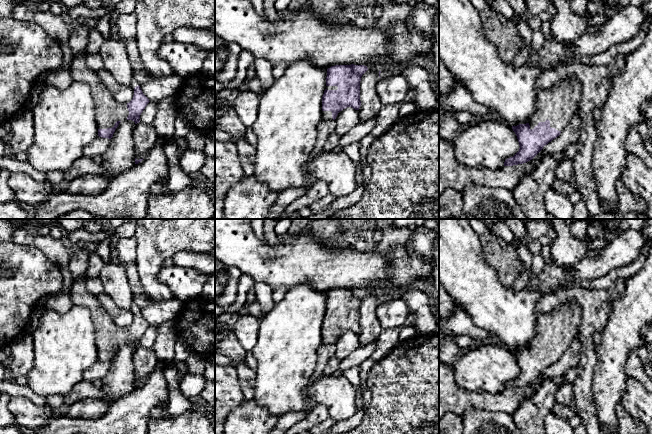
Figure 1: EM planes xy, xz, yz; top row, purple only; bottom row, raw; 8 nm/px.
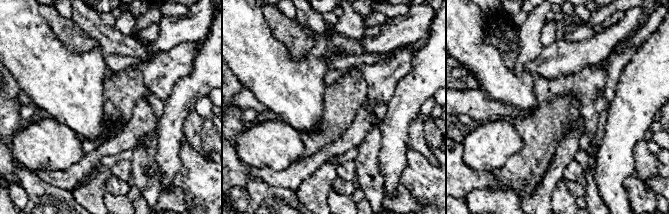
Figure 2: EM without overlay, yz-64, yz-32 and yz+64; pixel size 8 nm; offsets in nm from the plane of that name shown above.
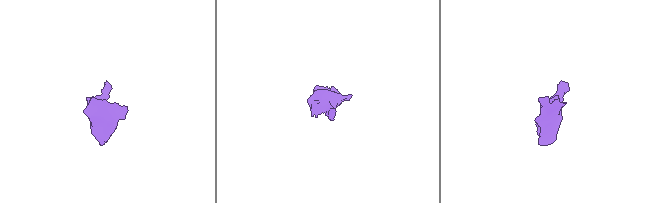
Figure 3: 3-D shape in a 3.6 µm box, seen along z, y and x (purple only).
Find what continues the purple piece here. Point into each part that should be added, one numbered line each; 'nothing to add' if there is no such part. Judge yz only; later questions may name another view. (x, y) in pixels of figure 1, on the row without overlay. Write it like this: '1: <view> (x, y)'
1: yz (558, 328)

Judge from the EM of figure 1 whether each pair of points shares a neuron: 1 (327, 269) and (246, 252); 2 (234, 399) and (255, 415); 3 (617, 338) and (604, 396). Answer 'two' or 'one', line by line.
1: one
2: two
3: one

